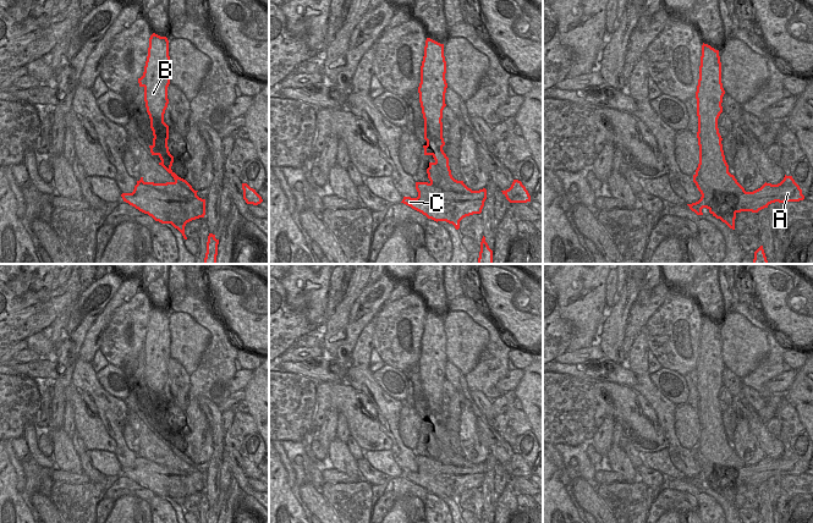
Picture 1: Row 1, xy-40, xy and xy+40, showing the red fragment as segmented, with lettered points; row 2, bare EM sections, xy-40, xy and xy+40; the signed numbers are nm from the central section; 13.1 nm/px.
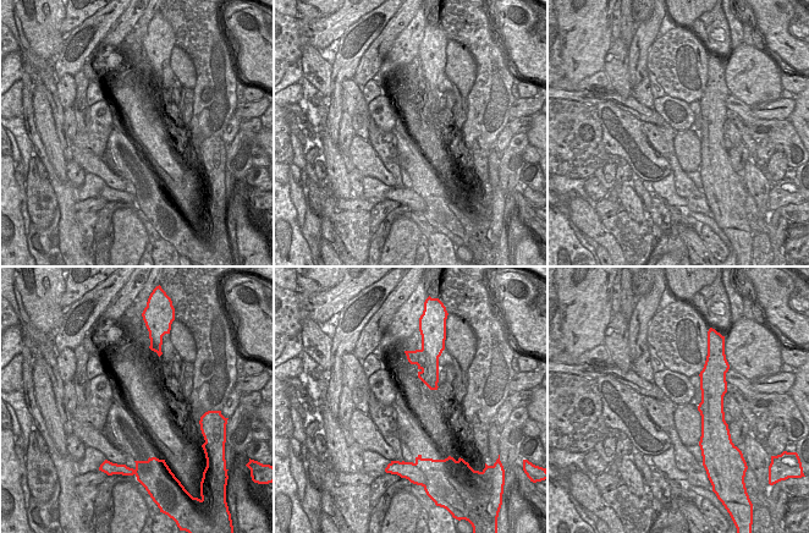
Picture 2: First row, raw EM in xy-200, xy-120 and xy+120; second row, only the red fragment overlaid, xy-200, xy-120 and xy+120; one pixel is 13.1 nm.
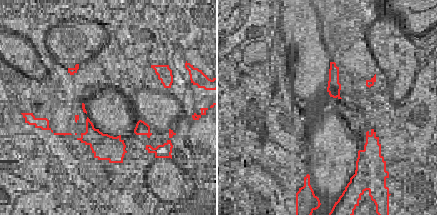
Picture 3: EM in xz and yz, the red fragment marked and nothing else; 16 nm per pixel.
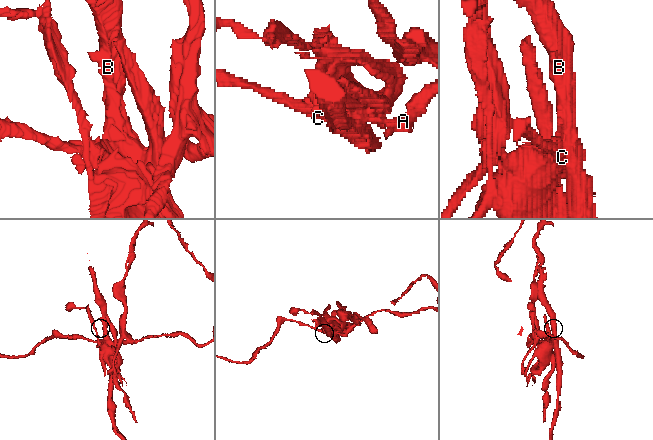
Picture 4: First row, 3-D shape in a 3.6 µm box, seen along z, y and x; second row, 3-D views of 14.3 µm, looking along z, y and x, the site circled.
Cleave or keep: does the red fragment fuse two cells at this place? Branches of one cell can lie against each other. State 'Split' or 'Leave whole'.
Split.

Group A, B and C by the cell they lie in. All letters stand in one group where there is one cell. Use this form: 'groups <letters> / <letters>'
groups A C / B

